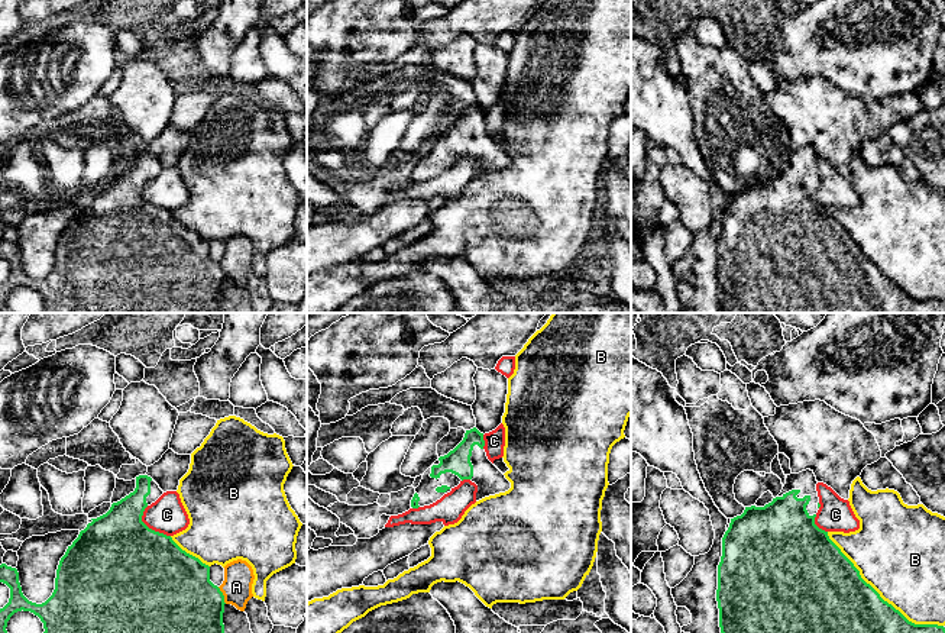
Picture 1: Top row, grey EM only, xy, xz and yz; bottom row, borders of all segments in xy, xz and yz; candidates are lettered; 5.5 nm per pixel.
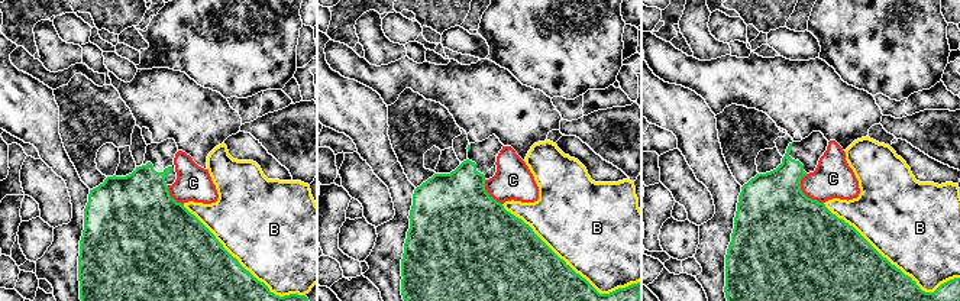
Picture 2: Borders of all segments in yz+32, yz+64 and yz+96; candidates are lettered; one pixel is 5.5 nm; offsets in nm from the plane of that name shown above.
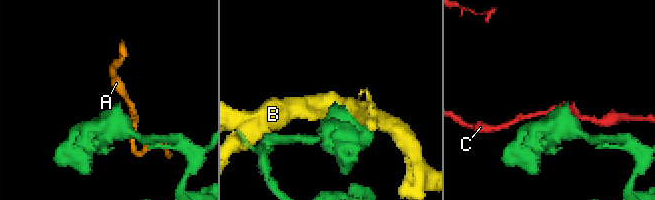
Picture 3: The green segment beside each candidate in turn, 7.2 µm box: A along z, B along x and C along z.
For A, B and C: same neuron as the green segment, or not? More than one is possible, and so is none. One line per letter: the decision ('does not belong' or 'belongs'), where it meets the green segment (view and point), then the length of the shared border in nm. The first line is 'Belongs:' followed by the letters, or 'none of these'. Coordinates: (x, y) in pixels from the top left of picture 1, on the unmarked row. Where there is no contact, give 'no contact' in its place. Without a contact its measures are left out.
Belongs: none of these
A: does not belong; meets green in xy at (223, 271); contact 110 nm long
B: does not belong; meets green in yz at (879, 271); contact 850 nm long
C: does not belong; meets green in xy at (148, 203); contact 220 nm long

